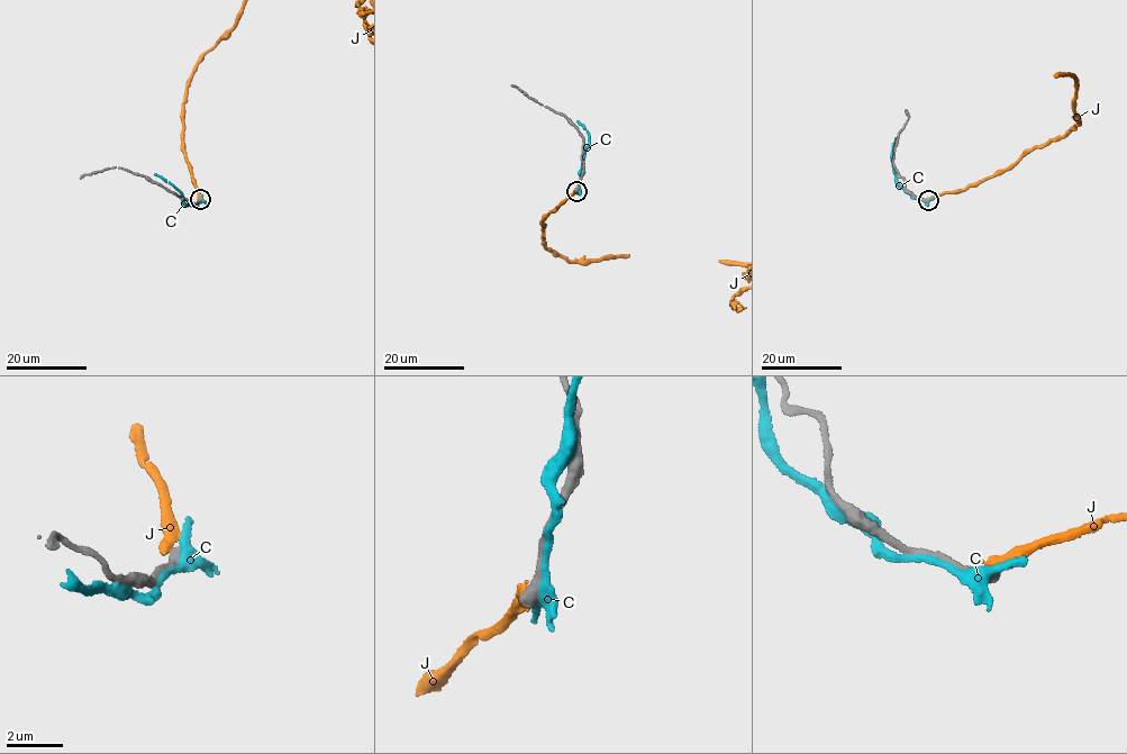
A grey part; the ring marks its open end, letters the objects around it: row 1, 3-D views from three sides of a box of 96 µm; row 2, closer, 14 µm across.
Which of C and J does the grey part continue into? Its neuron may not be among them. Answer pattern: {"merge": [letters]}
{"merge": []}

